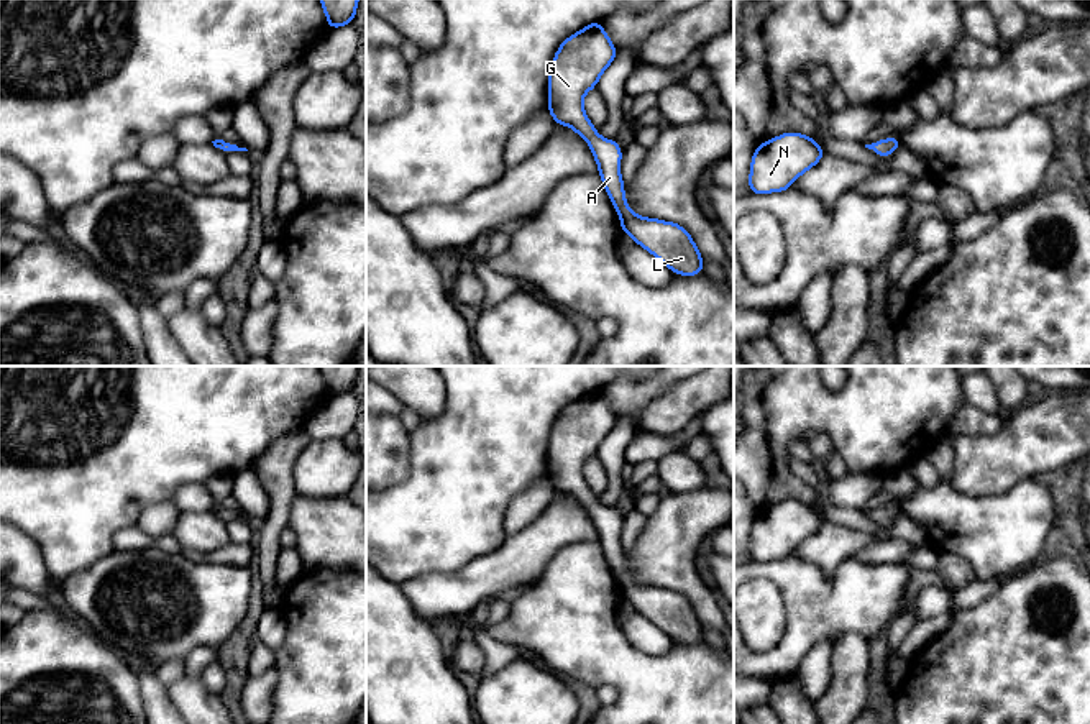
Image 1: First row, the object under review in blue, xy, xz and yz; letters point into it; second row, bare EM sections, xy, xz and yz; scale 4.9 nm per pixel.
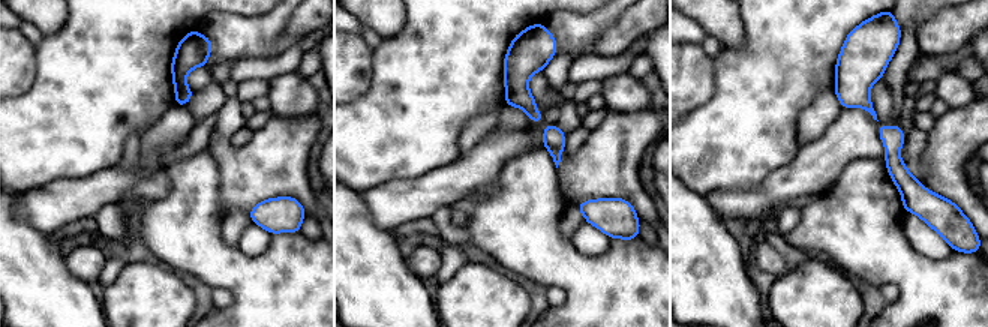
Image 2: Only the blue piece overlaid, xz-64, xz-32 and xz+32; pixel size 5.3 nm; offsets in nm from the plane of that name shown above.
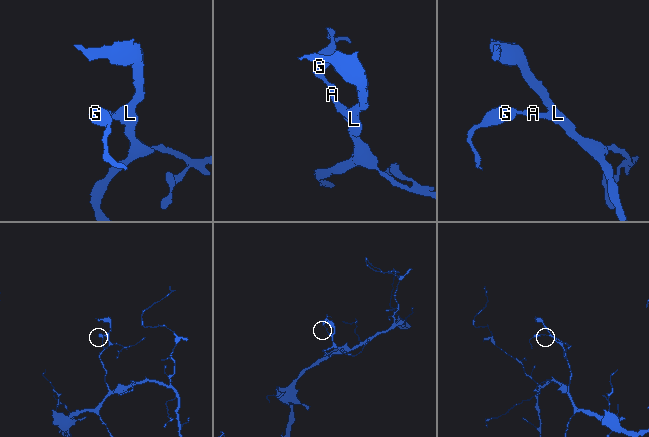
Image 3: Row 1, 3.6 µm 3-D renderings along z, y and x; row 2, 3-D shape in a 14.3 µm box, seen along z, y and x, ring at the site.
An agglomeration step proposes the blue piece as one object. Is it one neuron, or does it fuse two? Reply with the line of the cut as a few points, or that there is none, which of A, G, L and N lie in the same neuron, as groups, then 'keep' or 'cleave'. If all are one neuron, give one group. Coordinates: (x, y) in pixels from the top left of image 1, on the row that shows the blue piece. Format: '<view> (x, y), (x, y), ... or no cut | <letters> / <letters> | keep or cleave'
no cut | A G L N | keep

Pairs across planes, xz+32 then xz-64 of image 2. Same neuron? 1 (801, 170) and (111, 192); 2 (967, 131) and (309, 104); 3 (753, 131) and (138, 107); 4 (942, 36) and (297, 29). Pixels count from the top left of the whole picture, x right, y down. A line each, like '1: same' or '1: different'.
1: same
2: different
3: same
4: same

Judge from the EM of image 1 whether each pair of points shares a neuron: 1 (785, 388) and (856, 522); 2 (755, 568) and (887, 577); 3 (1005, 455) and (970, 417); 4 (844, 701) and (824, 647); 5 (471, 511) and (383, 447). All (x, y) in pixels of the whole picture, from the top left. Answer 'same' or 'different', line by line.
1: different
2: same
3: different
4: different
5: different

